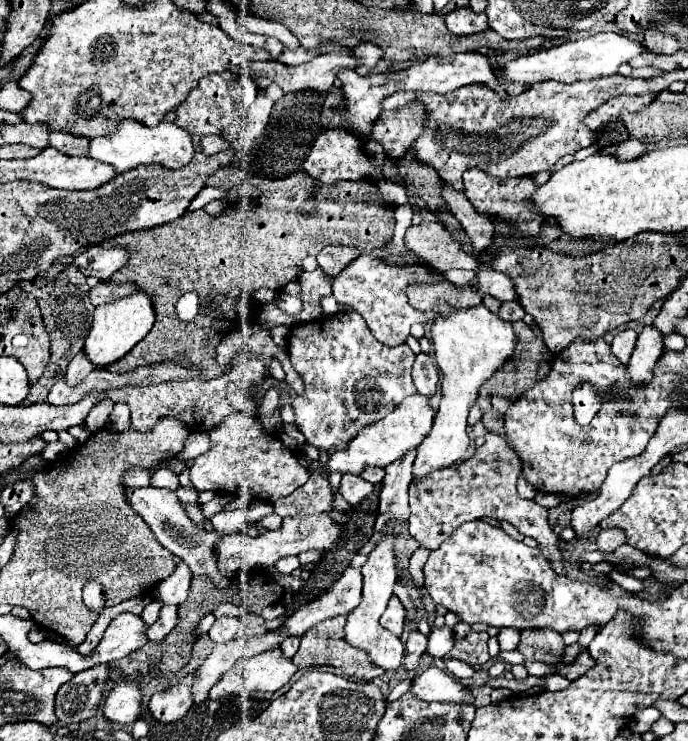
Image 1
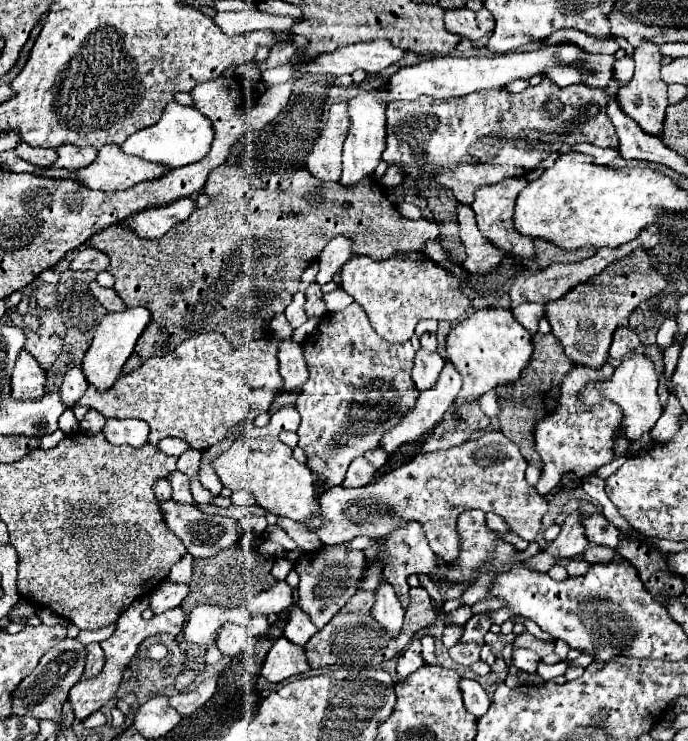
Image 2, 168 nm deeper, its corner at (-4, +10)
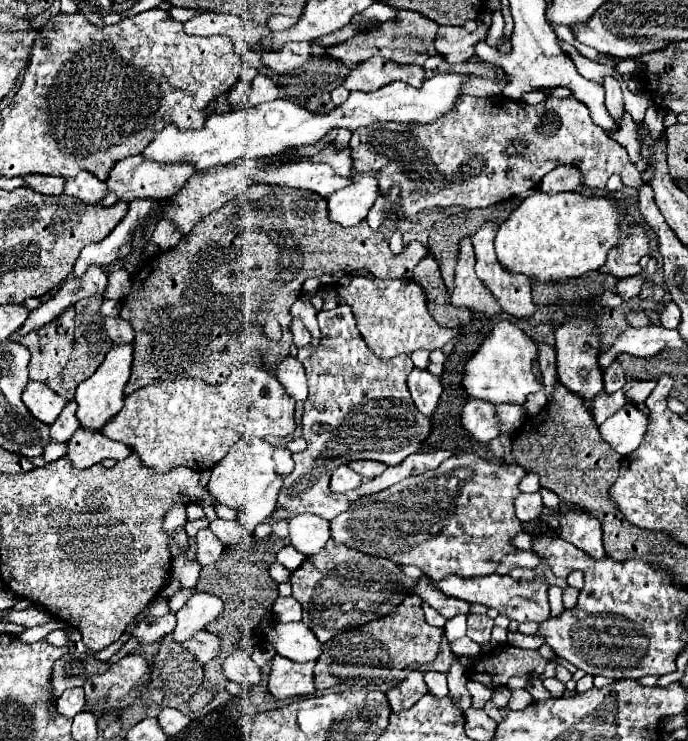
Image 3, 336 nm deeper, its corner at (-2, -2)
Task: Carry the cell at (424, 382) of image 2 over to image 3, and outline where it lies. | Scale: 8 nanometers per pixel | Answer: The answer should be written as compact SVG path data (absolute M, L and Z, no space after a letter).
M415 368L409 376L407 376L407 386L411 392L411 398L415 402L415 406L419 408L419 412L423 412L425 416L433 416L441 398L441 382L439 378L435 378L429 370L419 370Z

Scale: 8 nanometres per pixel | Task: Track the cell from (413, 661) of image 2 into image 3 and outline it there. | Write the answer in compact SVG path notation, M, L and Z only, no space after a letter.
M407 670L407 678L387 692L387 700L393 712L401 712L411 708L427 694L427 686L423 674L419 670Z

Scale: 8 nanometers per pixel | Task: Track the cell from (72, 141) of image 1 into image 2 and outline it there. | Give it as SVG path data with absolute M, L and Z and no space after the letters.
M61 144L61 148L57 148L57 154L59 158L55 168L83 168L97 158L97 150L93 146L75 148L75 144Z

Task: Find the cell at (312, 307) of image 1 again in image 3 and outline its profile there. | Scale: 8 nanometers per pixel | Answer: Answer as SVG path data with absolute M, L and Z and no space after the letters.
M299 320L291 322L291 334L293 334L293 342L297 348L303 348L311 342L311 334L307 332L307 328Z

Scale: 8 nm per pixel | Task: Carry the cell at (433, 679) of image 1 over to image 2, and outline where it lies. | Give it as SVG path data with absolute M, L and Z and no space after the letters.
M461 678L461 694L463 694L463 702L465 706L469 708L469 712L475 716L475 718L481 718L489 704L491 704L491 698L487 696L485 688L473 680L473 678Z

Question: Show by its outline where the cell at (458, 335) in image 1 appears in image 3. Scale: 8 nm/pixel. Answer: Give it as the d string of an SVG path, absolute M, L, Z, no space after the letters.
M503 320L485 338L485 342L481 344L481 348L467 360L465 374L463 374L463 388L467 390L469 398L487 400L487 402L493 402L493 404L523 404L529 394L541 390L539 378L533 374L533 364L537 362L537 358L539 358L537 344L517 324Z

